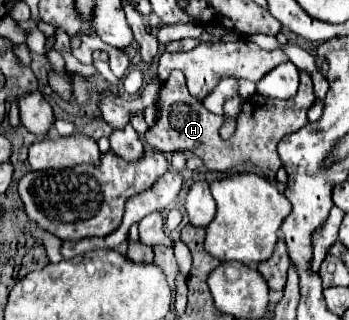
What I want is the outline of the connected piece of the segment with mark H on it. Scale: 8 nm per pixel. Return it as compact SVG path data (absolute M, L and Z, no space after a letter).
M172 71L168 81L162 85L158 95L158 121L146 131L146 143L162 153L172 151L190 151L196 157L200 157L210 171L232 171L238 165L254 165L258 167L266 177L274 179L276 171L282 167L282 161L278 157L276 145L282 137L286 137L292 131L298 131L306 125L306 111L314 103L314 91L312 91L312 79L306 71L300 73L300 89L294 99L280 101L280 99L268 99L262 95L254 95L244 101L244 109L240 115L240 123L236 129L236 135L228 141L220 139L218 129L222 127L222 117L210 113L202 101L192 99L182 71Z

